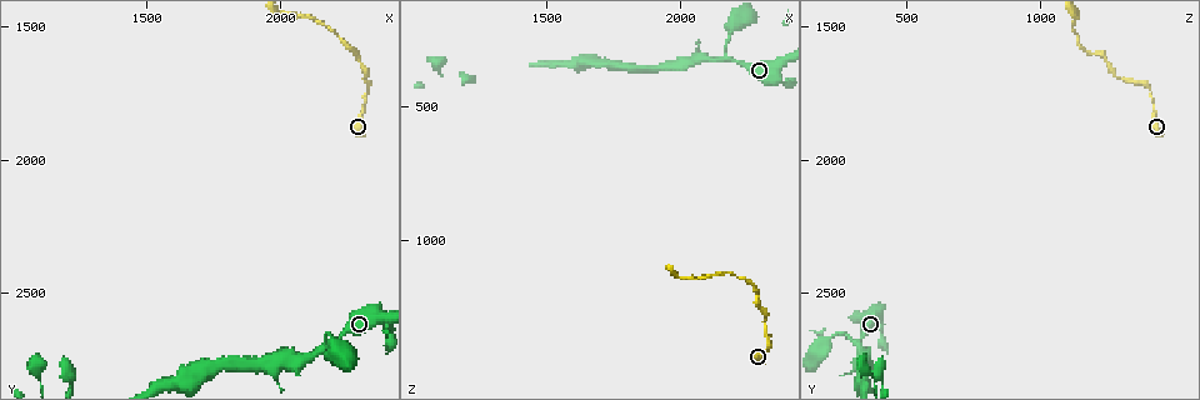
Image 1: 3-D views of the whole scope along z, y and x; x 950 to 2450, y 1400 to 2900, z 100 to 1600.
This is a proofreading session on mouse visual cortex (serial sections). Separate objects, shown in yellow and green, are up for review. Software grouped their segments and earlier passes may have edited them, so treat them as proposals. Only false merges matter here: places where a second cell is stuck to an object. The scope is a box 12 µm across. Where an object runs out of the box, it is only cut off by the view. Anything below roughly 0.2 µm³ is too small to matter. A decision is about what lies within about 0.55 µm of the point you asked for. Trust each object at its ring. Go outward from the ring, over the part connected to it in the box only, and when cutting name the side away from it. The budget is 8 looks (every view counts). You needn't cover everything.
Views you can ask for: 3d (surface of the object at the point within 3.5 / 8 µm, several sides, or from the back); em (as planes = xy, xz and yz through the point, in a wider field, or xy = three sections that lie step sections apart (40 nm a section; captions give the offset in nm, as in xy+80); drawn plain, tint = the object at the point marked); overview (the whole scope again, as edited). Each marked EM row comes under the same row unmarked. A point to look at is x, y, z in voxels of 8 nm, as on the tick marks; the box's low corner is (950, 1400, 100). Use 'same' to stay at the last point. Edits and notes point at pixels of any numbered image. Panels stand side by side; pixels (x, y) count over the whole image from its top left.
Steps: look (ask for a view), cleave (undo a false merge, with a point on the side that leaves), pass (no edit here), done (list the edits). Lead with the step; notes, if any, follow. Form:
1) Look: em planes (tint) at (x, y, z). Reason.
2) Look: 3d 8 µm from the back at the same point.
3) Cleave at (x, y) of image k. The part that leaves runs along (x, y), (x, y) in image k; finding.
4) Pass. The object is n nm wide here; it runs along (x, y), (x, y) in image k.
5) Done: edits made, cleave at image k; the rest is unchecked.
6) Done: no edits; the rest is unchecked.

Look: 3d 8 µm at (2330, 1740, 1410). Thick turns thin.

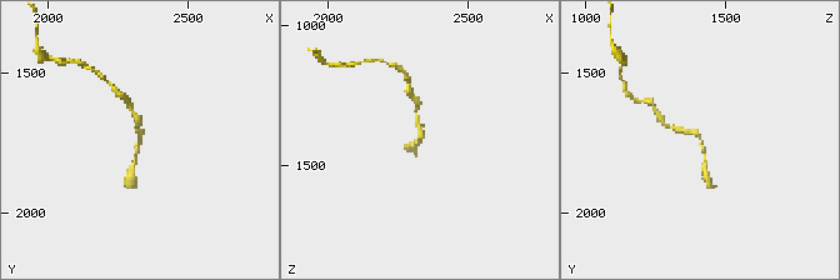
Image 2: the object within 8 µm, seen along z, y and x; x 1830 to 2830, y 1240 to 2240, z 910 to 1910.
Look: em xy step 3 (tint) at (2320, 1740, 1410). Need the tissue.

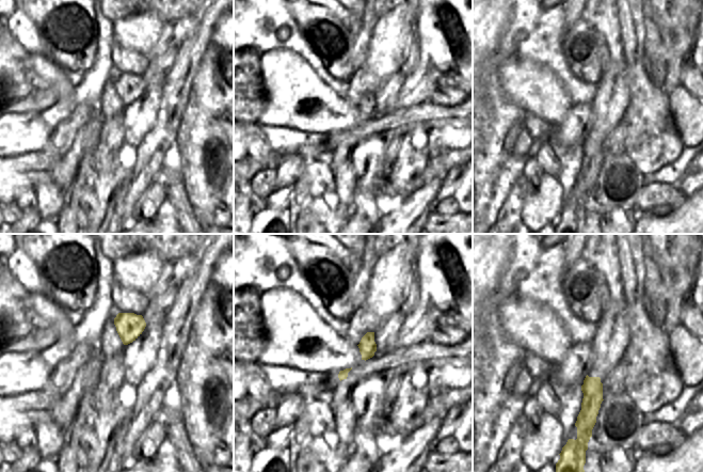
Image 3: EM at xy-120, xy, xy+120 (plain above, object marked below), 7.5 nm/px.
Pass. It runs along (706, 173), (698, 134), (671, 128) in image 2; all the same cell.

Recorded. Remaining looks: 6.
Look: 3d 3.5 µm at (2170, 1510, 1130). Thin neck.

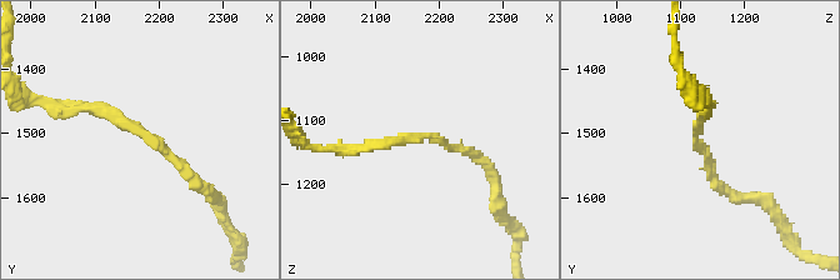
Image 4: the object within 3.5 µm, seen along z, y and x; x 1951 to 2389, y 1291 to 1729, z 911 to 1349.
Look: em xy step 3 (tint) at (2180, 1505, 1125). Shape alone is not enough.

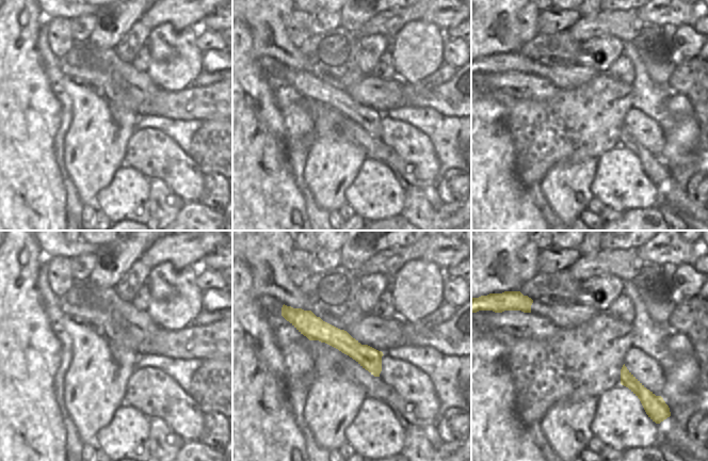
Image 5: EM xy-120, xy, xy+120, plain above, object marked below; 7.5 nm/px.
Pass. It runs along (205, 190), (121, 118), (68, 109) in image 4; continuous, no second cell.

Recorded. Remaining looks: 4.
Look: 3d 3.5 µm at (2180, 2690, 330). Abrupt turn.

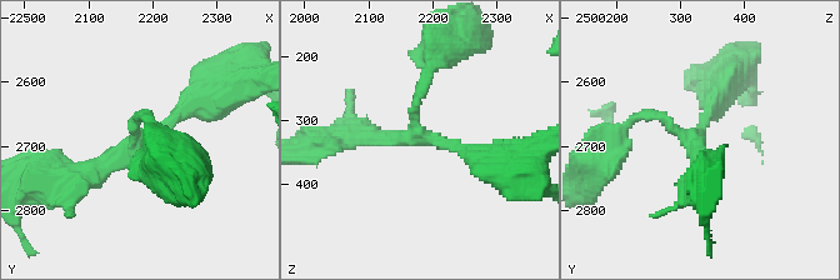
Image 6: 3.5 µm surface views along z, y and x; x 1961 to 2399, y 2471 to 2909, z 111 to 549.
Look: em xy step 3 (tint) at (2180, 2690, 320). Need the tissue.

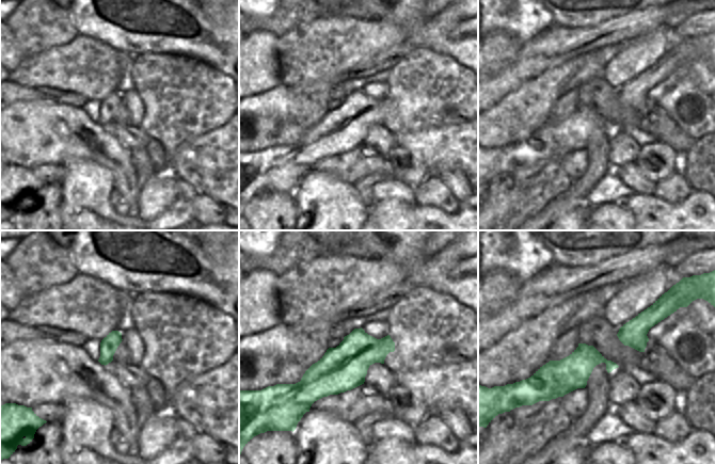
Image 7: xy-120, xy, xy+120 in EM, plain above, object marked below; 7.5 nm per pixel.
Pass. It runs along (210, 95), (103, 169), (73, 180) in image 6; all the same cell.

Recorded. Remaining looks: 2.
Done: no edits; the rest is unchecked.

